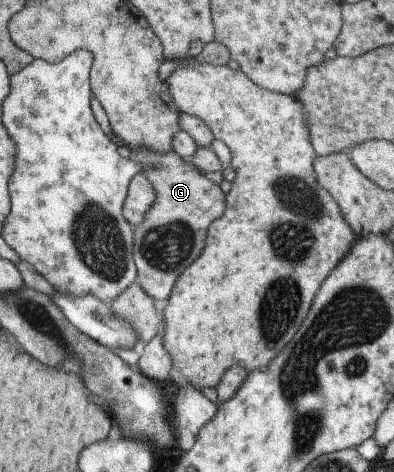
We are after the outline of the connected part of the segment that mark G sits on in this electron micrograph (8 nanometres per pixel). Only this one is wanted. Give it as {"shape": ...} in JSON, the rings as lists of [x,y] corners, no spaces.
{"shape":[[[142,149],[131,151],[130,157],[146,167],[146,177],[150,177],[158,193],[158,203],[135,229],[137,279],[150,296],[166,301],[186,269],[203,255],[210,226],[225,214],[228,194],[220,185],[202,175],[194,164],[190,165],[190,159],[180,157],[176,151],[158,155]]]}

